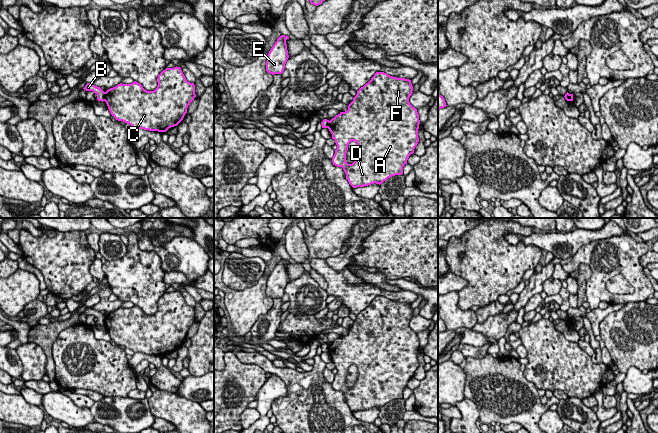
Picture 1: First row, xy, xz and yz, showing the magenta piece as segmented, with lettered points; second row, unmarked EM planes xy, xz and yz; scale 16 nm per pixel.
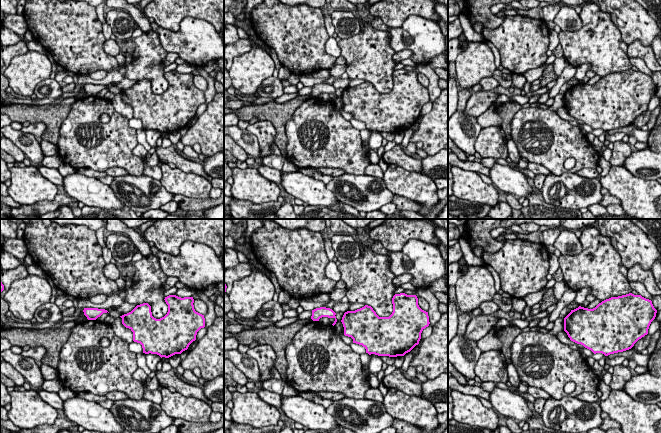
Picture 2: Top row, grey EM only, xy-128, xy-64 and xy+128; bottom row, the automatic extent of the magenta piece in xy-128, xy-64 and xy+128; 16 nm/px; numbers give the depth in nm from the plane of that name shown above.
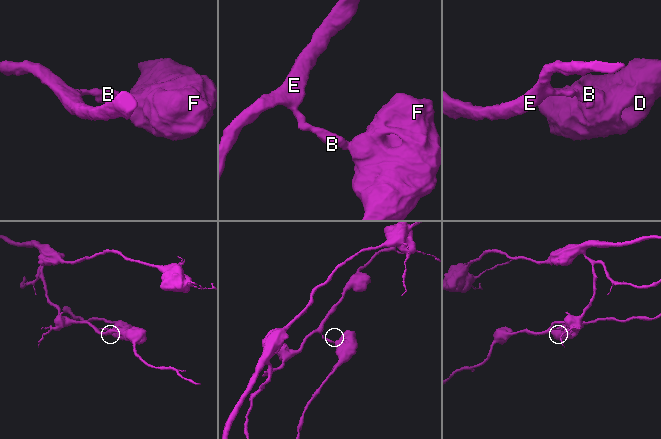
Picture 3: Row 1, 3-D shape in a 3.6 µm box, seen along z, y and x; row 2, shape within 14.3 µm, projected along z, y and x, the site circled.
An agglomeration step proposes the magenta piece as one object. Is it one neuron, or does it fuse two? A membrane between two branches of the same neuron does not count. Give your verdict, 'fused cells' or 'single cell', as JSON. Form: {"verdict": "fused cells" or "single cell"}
{"verdict": "fused cells"}

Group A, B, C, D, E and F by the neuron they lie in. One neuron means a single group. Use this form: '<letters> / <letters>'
A C D F / B E

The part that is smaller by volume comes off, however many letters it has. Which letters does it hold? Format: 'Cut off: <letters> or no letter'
Cut off: A, C, D, F

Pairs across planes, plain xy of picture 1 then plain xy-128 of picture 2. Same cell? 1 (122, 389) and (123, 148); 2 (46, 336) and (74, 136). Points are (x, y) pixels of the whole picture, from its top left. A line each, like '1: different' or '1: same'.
1: same
2: different

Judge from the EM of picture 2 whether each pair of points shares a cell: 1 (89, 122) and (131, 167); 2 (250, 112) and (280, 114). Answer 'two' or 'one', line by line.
1: one
2: one

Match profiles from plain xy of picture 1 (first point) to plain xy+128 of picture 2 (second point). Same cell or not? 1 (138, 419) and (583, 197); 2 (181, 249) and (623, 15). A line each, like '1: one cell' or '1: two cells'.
1: one cell
2: one cell

